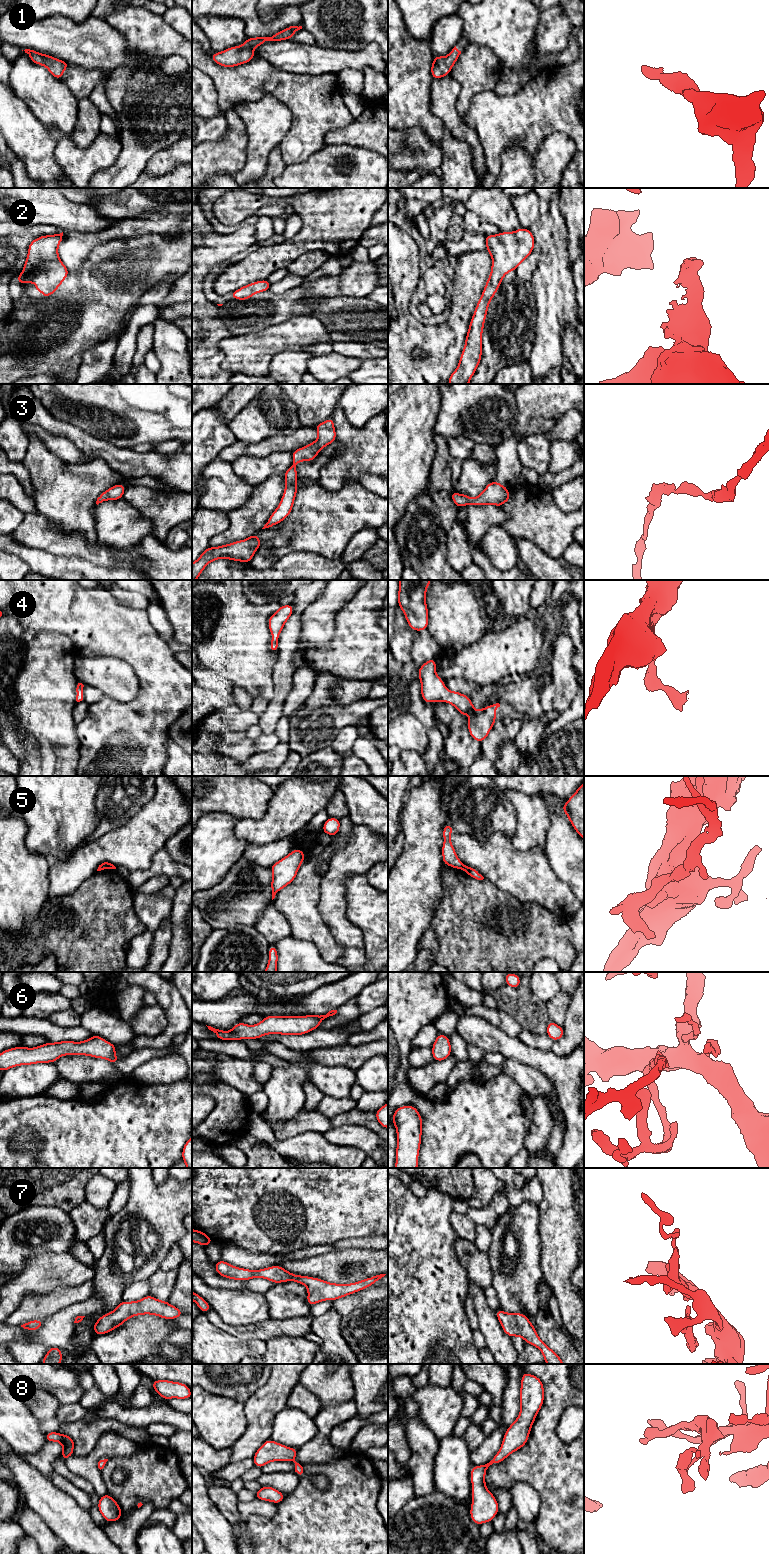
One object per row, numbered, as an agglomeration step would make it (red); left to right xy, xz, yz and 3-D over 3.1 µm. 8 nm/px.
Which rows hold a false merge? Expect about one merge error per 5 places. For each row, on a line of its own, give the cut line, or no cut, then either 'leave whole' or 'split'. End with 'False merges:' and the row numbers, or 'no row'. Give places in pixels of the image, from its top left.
1: cut none; leave whole
2: cut none; leave whole
3: cut none; leave whole
4: cut none; leave whole
5: cut yz (464, 865), (461, 868); split
6: cut none; leave whole
7: cut none; leave whole
8: cut none; leave whole
False merges: 5

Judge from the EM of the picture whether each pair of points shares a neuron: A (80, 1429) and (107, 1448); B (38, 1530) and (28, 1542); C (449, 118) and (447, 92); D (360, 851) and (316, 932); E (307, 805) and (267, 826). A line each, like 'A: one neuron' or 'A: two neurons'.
A: two neurons
B: two neurons
C: one neuron
D: two neurons
E: one neuron

